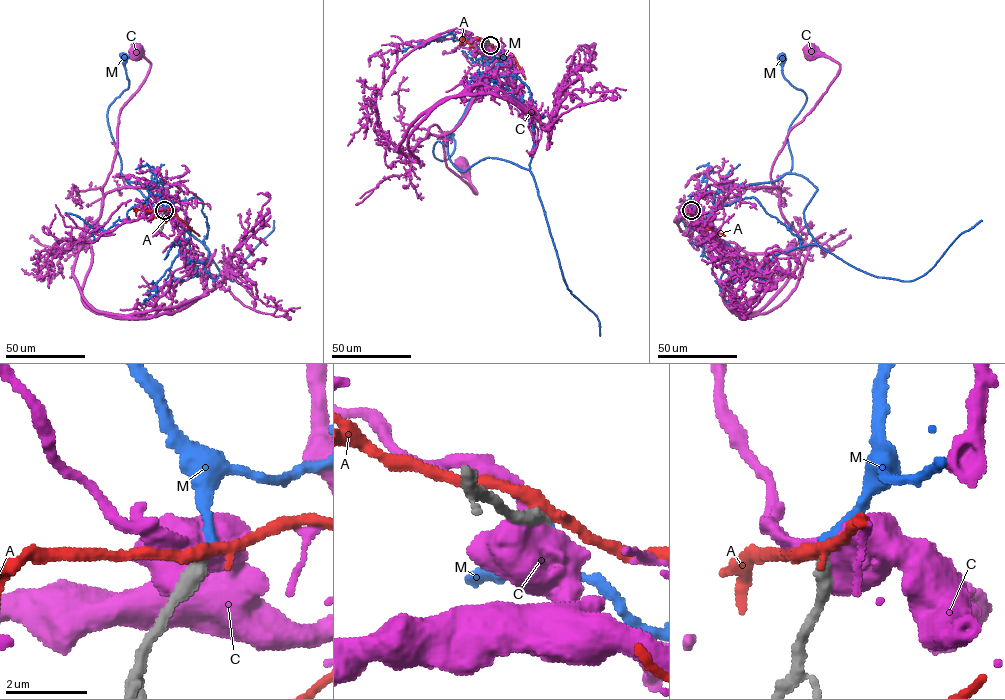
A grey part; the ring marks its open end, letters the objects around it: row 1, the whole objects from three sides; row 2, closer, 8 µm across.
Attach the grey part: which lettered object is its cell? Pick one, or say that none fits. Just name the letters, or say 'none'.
M

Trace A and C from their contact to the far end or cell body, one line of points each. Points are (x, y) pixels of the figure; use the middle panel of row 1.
A: (490, 44), (512, 55), (525, 79)
C: (490, 45), (487, 85), (464, 118), (443, 134), (429, 128), (440, 128), (446, 165), (476, 194), (463, 164)

